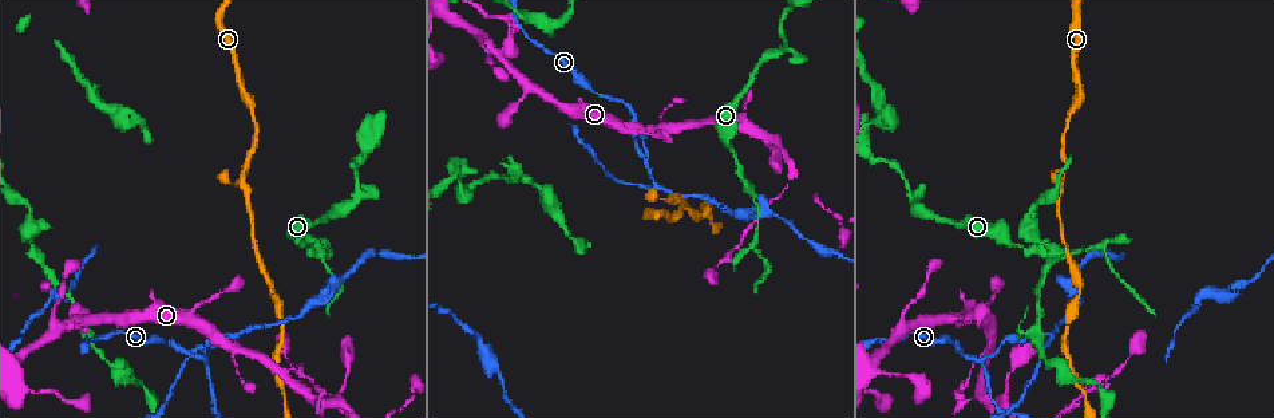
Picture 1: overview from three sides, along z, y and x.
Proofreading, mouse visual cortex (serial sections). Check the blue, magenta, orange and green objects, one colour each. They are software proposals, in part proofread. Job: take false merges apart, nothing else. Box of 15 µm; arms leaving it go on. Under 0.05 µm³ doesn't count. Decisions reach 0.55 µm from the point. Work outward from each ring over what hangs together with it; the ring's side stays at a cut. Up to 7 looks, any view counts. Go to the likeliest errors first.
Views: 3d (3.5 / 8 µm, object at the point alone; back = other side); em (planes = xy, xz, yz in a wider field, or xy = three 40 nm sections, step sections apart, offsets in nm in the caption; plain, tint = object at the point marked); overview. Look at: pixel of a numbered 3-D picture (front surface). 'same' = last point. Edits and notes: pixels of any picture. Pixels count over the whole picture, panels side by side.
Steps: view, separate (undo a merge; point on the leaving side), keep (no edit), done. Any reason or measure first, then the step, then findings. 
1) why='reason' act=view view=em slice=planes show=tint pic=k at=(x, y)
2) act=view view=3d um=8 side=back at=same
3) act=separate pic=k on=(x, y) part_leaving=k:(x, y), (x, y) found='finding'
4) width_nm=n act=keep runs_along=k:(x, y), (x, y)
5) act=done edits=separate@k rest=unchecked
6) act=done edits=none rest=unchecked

why='abrupt turn' act=view view=3d um=3.5 pic=1 at=(755, 241)

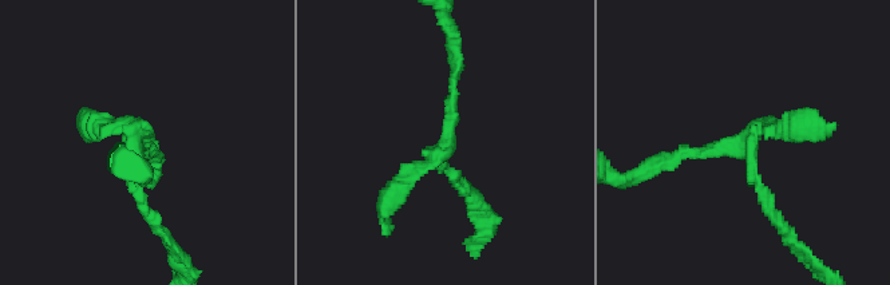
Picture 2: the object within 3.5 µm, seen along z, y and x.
why='need the tissue' act=view view=em slice=planes show=tint pic=2 at=(750, 146)

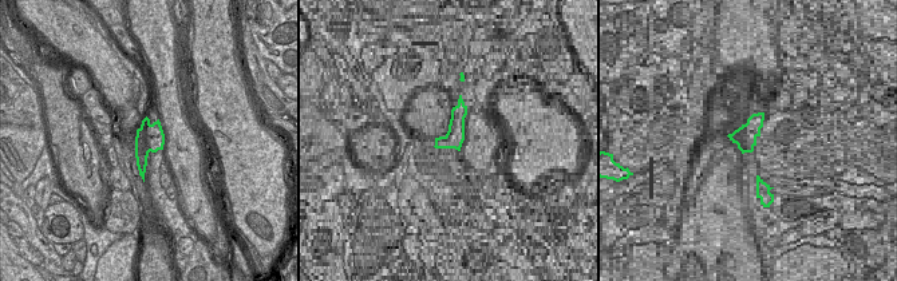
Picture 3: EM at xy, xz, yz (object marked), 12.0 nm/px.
act=keep runs_along=2:(457, 68), (449, 145), (432, 151), (453, 175) found='all the same cell'

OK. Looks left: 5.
why='a narrow waist' act=view view=3d um=3.5 pic=1 at=(1061, 183)

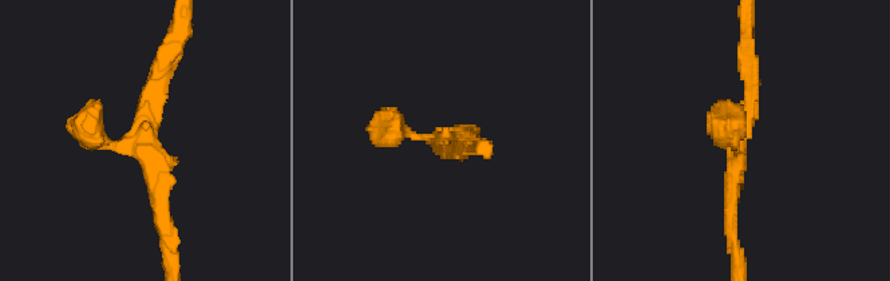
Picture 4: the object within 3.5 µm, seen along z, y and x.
why='need the tissue' act=view view=em slice=xy step=2 show=tint pic=4 at=(144, 140)

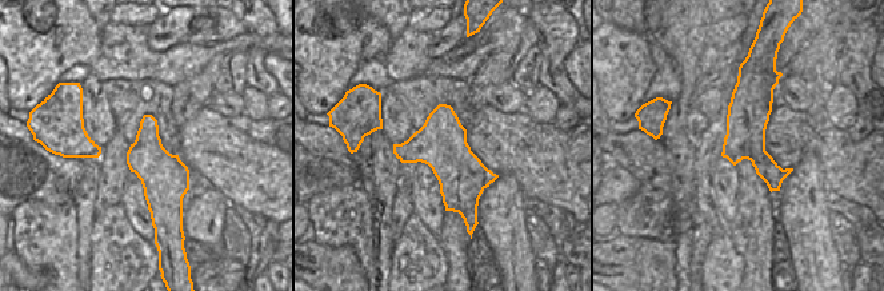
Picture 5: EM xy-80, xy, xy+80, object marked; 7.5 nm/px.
arms=3 arm_widths_nm=200,200,250 act=keep runs_along=4:(746, 60), (732, 229) found='continuous, no second cell'

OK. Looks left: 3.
why='arms part here' act=view view=3d um=3.5 pic=1 at=(985, 360)

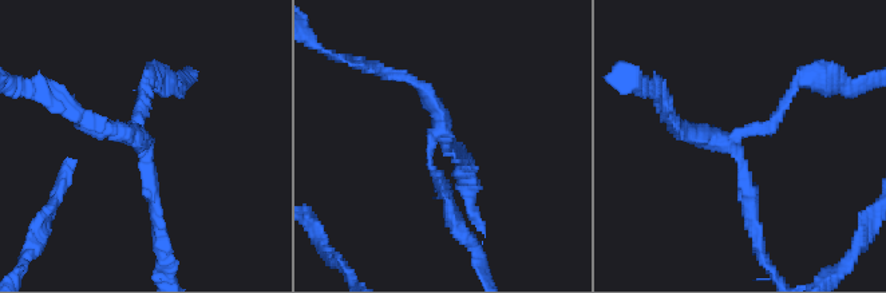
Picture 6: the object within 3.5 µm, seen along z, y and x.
arms=3 arm_widths_nm=150,150,200 act=view view=em slice=planes show=tint pic=6 at=(730, 138)

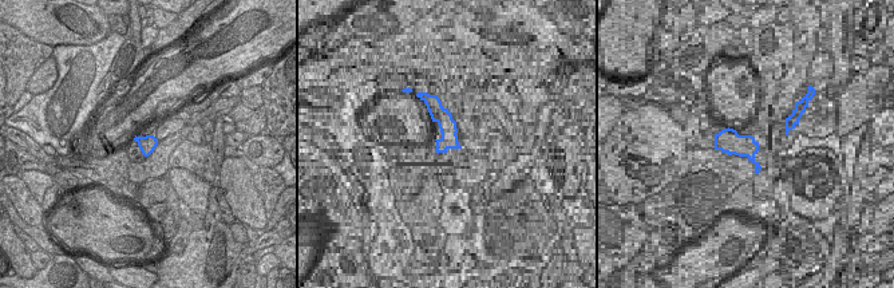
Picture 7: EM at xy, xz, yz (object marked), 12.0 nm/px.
act=separate pic=6 on=(139, 106) found='two cells meet here'

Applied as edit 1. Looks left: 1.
act=done edits=separate@6 rest=unchecked

